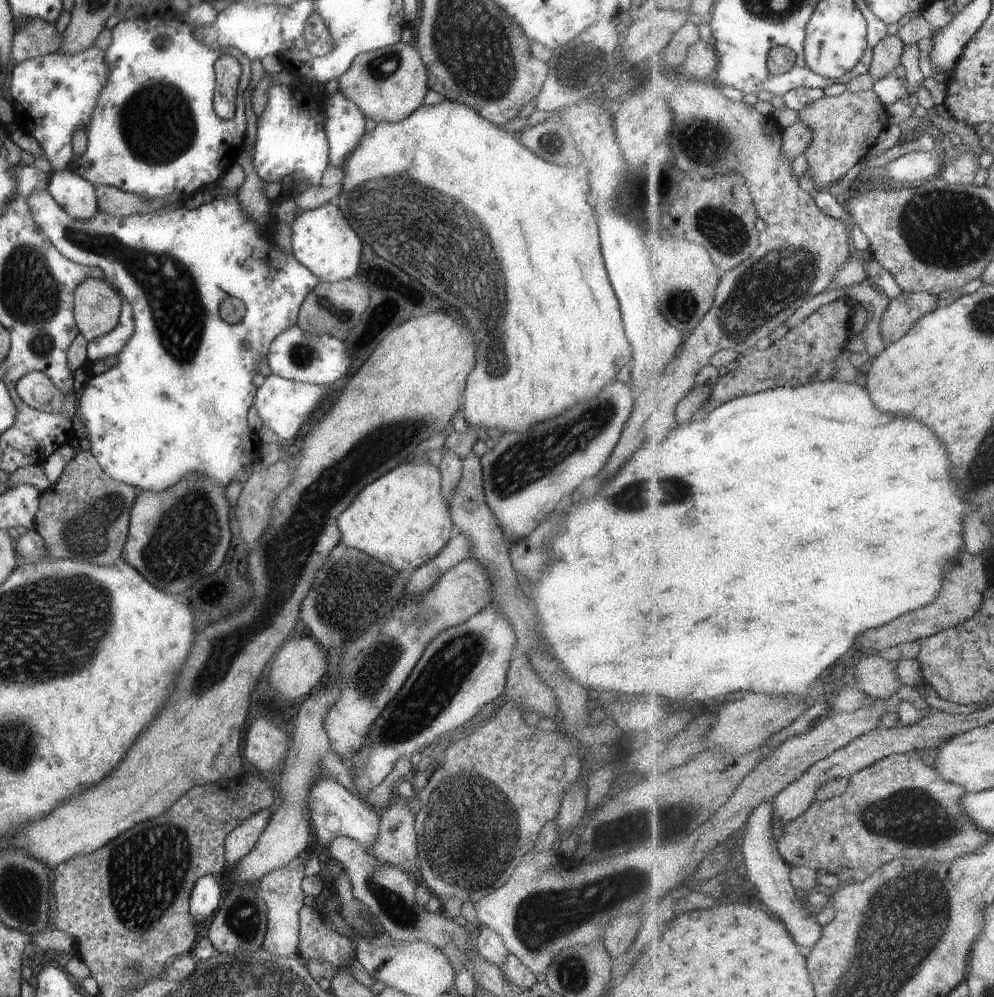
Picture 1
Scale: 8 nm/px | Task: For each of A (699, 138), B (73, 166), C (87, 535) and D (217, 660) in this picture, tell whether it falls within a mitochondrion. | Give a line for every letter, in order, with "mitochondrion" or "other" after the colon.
A: mitochondrion
B: other
C: mitochondrion
D: mitochondrion

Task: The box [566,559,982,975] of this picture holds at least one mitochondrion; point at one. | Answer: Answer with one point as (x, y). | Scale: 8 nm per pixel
(913, 818)

